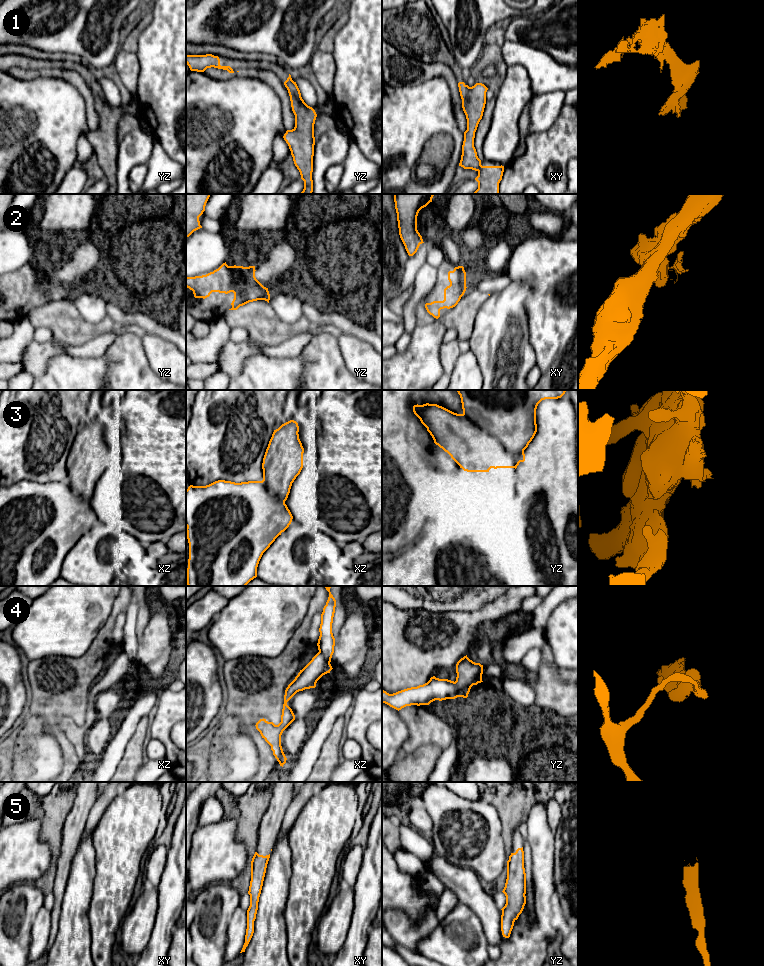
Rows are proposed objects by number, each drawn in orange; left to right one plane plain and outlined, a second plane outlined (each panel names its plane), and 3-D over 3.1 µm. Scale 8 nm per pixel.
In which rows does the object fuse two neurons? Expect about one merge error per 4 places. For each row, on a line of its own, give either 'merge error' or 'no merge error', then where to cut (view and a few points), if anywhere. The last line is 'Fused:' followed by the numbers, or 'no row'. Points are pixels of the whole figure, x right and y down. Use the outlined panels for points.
1: no merge error; no cut
2: merge error; cut in yz along (244, 303), (232, 308)
3: no merge error; no cut
4: merge error; cut in yz along (454, 682), (457, 696)
5: no merge error; no cut
Fused: 2, 4

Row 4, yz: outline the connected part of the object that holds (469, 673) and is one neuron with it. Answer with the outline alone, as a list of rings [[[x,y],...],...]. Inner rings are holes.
[[[467,655],[456,664],[455,689],[457,697],[467,698],[473,685],[482,681],[483,665],[470,660]]]

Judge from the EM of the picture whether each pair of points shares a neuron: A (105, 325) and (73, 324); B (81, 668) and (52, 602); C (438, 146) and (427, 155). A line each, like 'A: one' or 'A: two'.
A: one
B: two
C: one

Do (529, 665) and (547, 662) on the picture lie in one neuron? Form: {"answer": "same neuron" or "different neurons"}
{"answer": "different neurons"}

